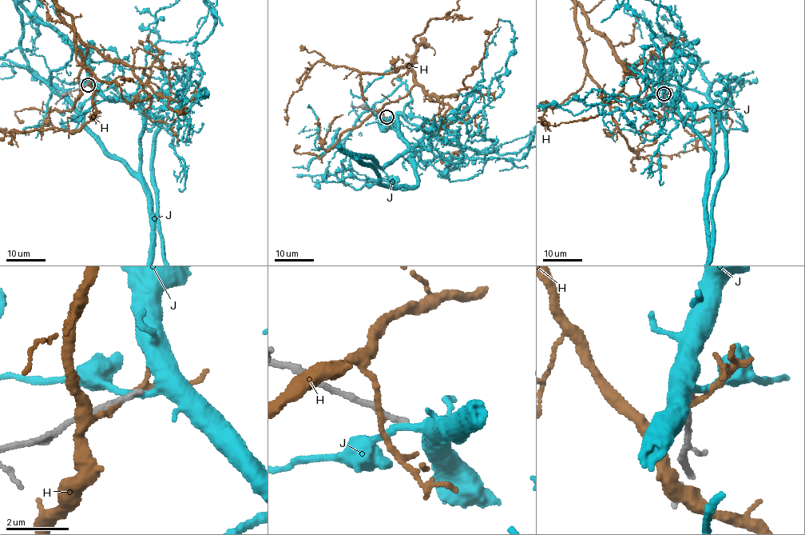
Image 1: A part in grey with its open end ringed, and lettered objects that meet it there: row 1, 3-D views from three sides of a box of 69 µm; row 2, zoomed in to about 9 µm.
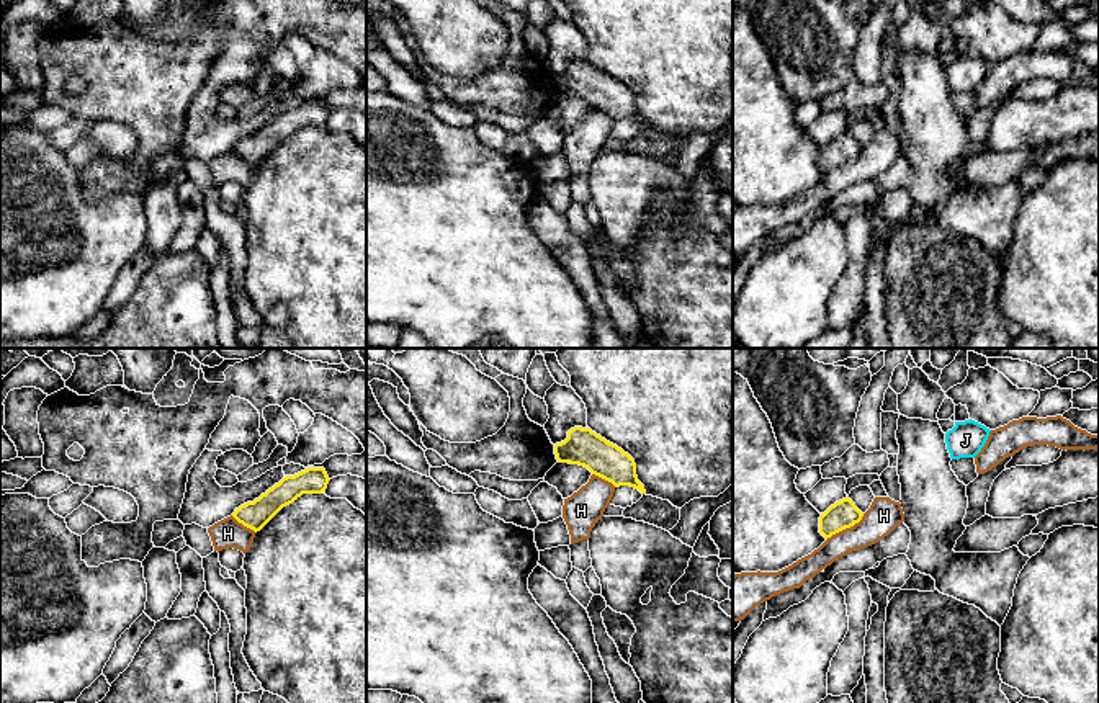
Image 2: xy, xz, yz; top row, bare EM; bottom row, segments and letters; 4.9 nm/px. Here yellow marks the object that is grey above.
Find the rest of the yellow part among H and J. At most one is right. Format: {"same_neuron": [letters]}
{"same_neuron": []}

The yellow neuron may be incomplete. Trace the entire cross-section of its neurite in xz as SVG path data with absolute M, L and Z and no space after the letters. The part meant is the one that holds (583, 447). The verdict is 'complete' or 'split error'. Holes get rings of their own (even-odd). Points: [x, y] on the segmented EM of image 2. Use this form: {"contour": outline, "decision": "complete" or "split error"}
{"contour": "M574 427L567 438L554 445L558 463L579 464L615 487L630 486L646 494L638 481L635 459L590 428Z", "decision": "complete"}

